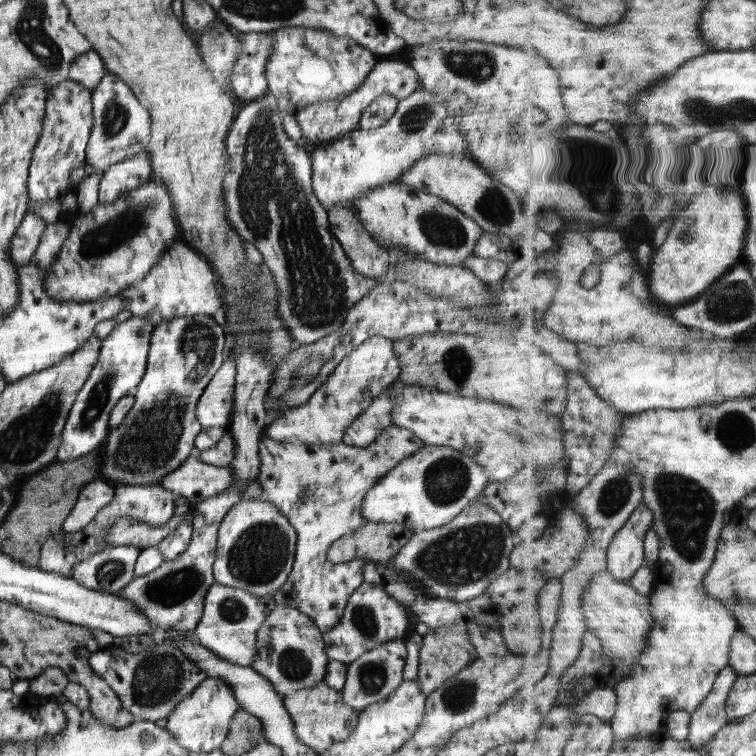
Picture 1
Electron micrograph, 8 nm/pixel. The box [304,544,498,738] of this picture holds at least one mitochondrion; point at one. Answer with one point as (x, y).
(457, 698)

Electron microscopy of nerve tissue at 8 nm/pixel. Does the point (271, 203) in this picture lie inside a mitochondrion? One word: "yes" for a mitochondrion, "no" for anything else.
yes

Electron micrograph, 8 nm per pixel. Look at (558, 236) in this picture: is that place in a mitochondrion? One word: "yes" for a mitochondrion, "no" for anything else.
no

